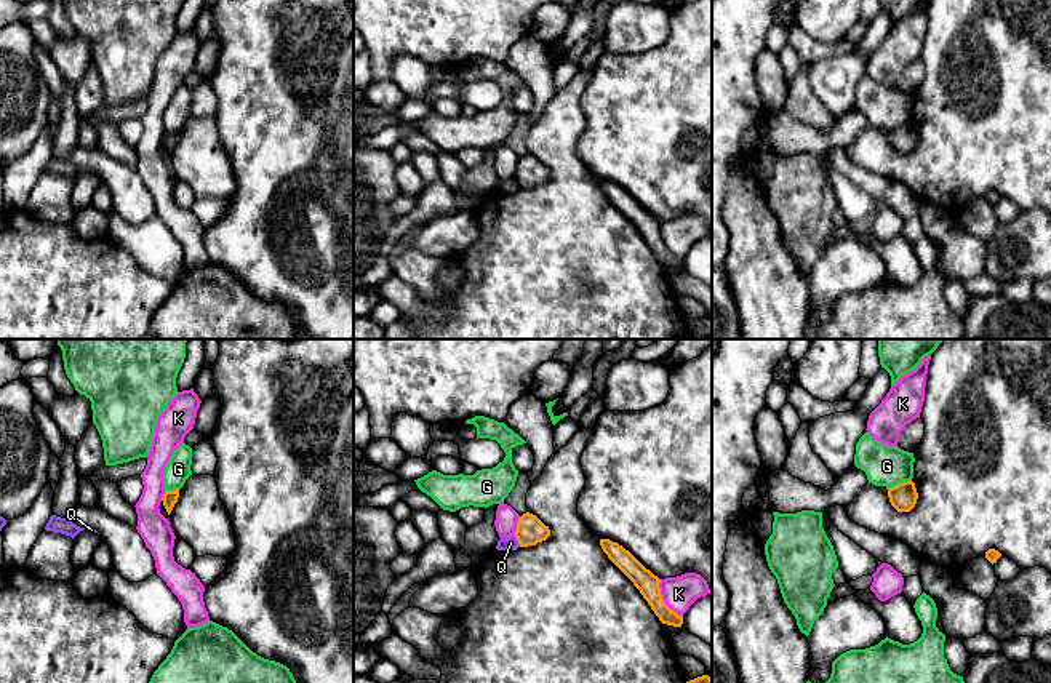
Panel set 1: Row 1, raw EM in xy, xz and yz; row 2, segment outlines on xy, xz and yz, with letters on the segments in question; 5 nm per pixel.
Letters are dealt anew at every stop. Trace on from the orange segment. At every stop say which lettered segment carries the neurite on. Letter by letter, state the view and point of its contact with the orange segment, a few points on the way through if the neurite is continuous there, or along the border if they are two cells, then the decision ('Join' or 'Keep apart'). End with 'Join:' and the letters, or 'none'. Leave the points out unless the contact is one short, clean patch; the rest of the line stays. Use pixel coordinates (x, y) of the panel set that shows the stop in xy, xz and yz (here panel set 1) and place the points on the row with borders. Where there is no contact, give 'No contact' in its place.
G: Touches orange at yz (899, 483). Boundary: yz (911, 479), (888, 490). Keep apart
K: Touches orange at xz (663, 600). Keep apart
Q: Touches orange at xz (517, 539). Boundary: xz (514, 536), (520, 546). Keep apart
Join: none

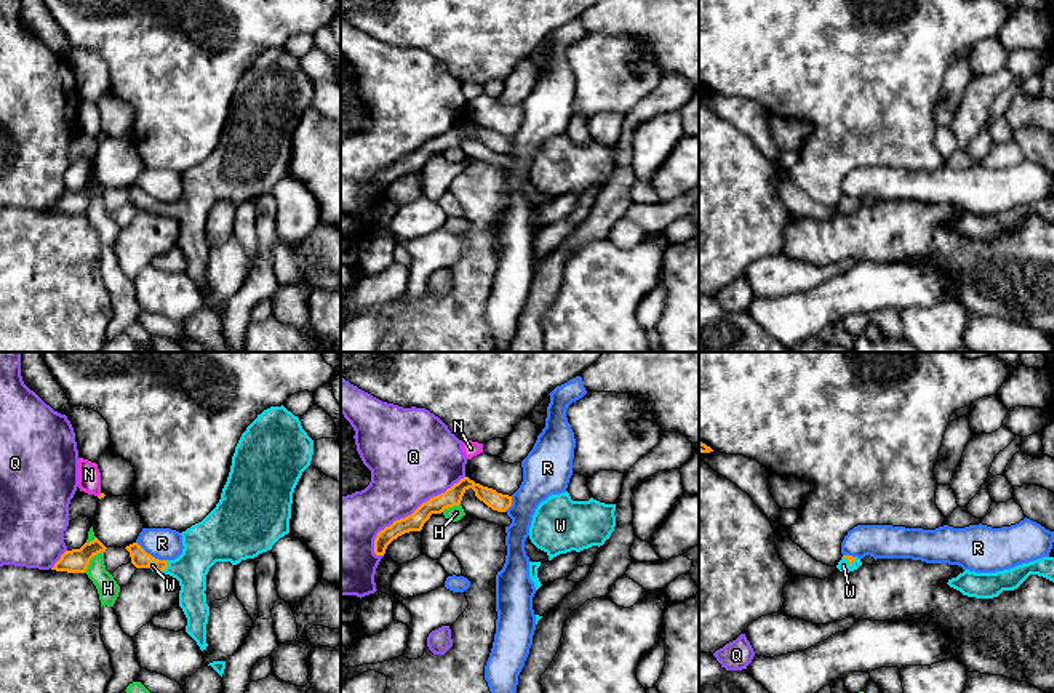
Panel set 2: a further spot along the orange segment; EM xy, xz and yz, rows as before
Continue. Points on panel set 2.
H: Touches orange at xy (90, 559). Boundary: xy (103, 551), (90, 560), (83, 572). Keep apart
N: Touches orange at xy (99, 495). Keep apart
Q: Touches orange at xz (413, 512). Keep apart
R: Touches orange at xy (151, 556). Boundary: xy (136, 541), (152, 556), (167, 560). Keep apart
W: Touches orange at xy (165, 567). Path across: xy (139, 557), (165, 567), (181, 567), (205, 543). Join
Join: W

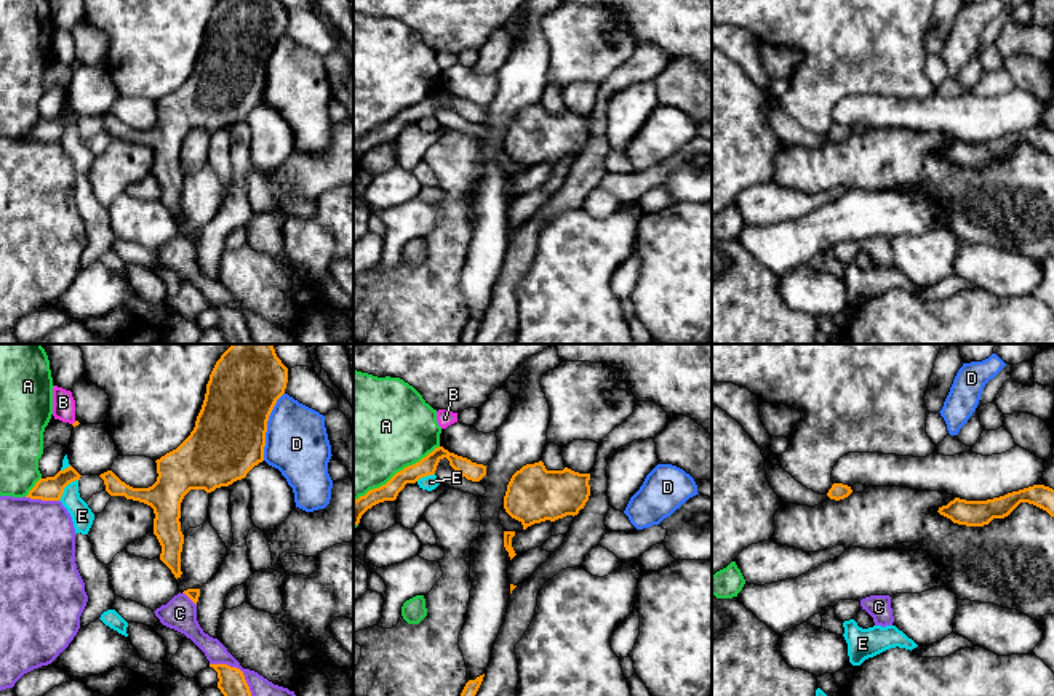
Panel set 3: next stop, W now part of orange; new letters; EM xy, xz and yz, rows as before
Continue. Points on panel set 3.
A: Touches orange at xz (397, 472). Keep apart
B: Touches orange at xy (74, 423). Keep apart
C: Touches orange at xy (235, 668). Keep apart
D: Touches orange at xy (266, 426). Keep apart
E: Touches orange at xy (64, 487). Keep apart
Join: none

